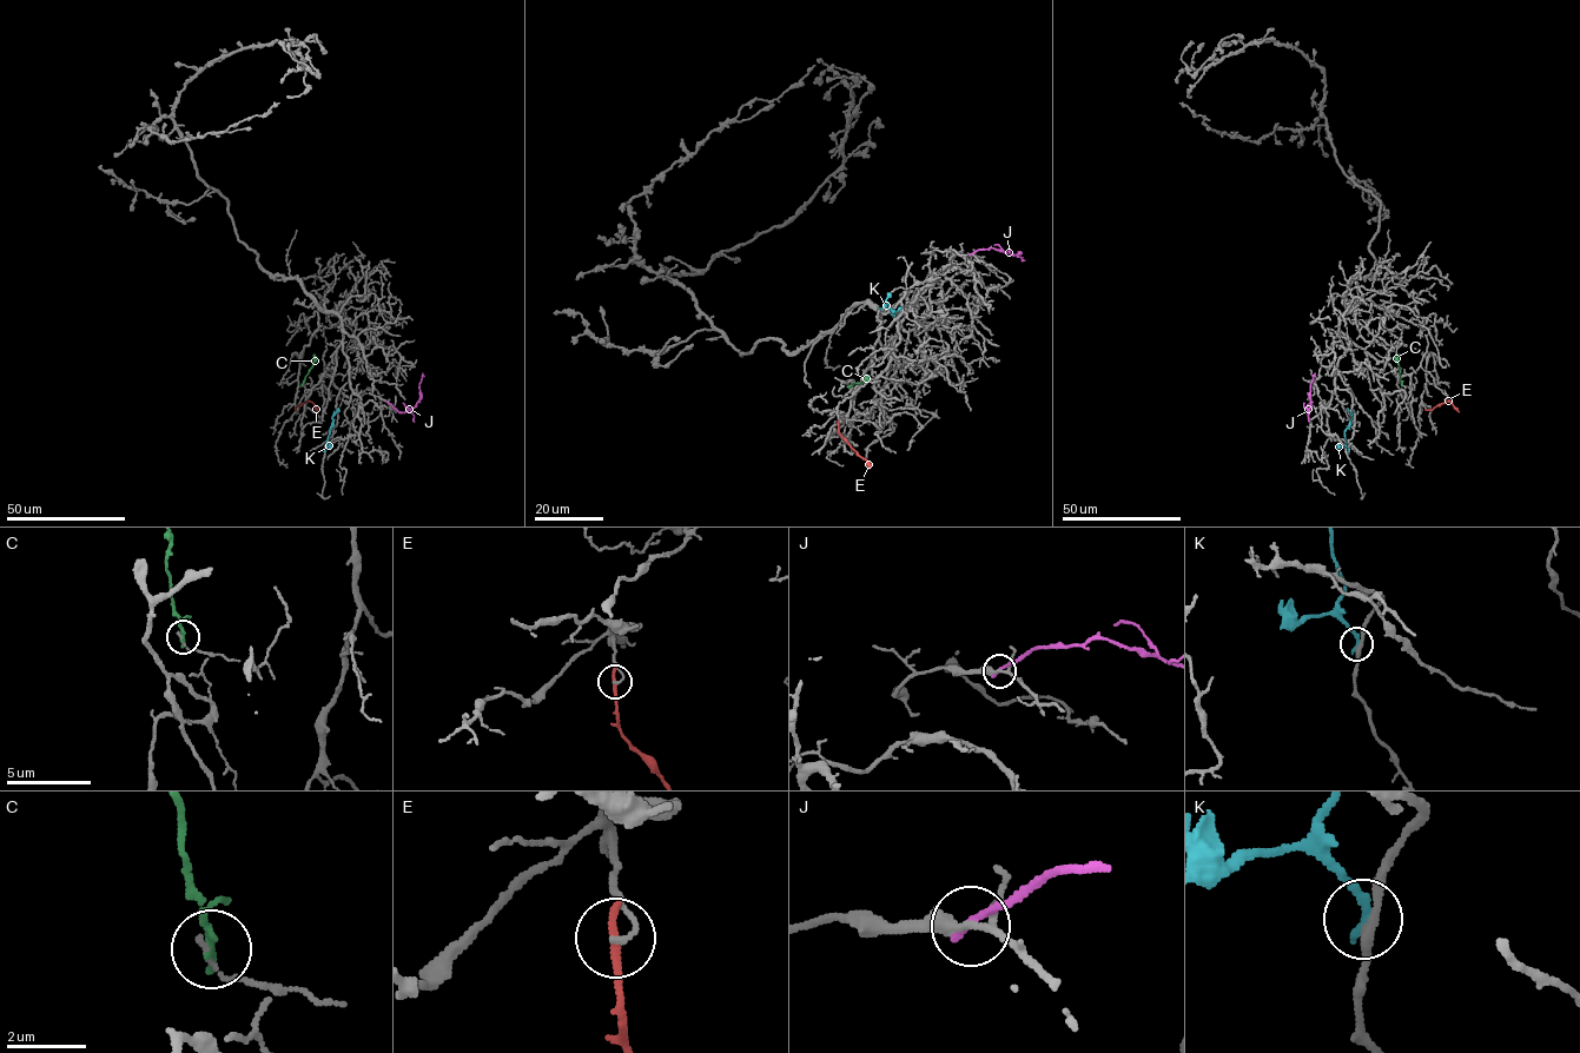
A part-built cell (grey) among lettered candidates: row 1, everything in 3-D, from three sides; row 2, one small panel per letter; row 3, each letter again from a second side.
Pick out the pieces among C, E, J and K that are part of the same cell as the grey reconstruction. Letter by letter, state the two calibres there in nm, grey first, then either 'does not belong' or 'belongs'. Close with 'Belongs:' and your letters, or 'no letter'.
C: 110 nm thick on the grey side, 240 nm on the other; does not belong
E: 140 nm thick on the grey side, 240 nm on the other; does not belong
J: 240 nm thick on the grey side, 240 nm on the other; does not belong
K: 240 nm thick on the grey side, 280 nm on the other; does not belong
Belongs: no letter

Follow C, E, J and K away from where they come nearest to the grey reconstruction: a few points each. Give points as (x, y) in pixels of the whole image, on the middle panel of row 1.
C: (848, 386), (867, 379), (865, 383)
E: (838, 423), (839, 435), (867, 462), (868, 469)
J: (971, 255), (995, 249), (1019, 252), (1022, 260)
K: (881, 309), (887, 303), (892, 313), (901, 308)

